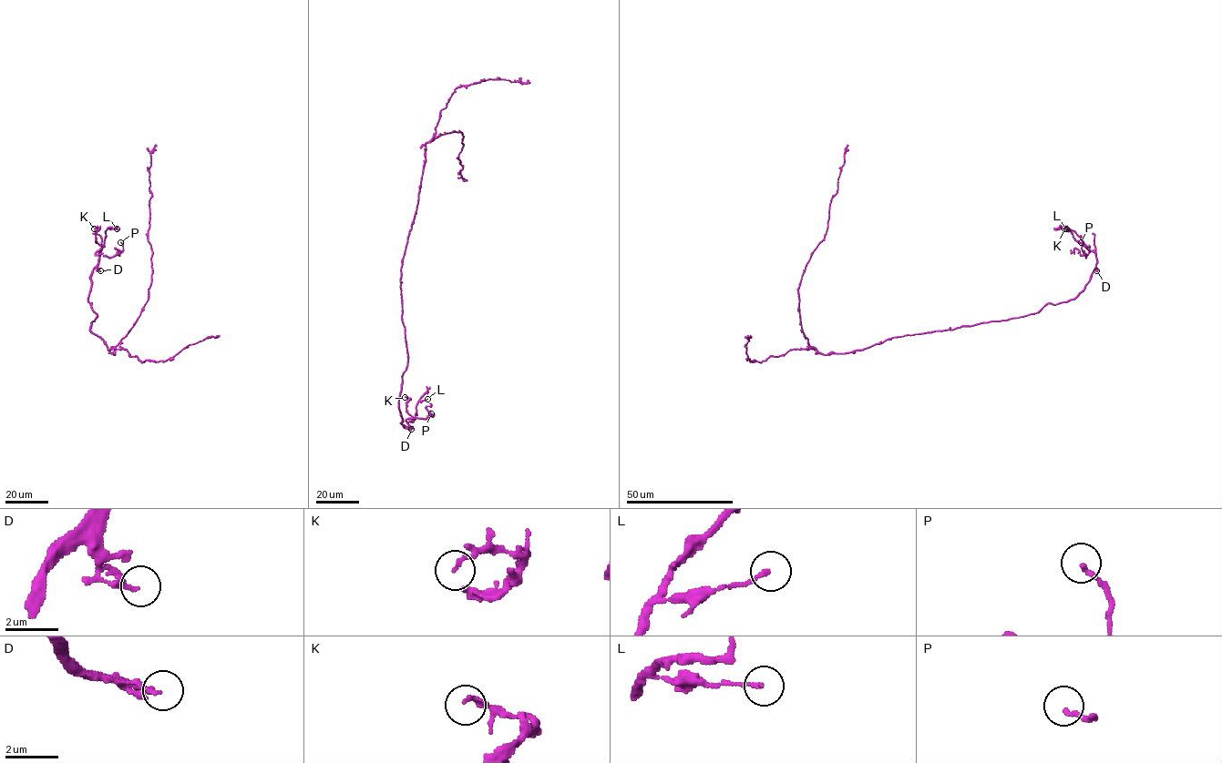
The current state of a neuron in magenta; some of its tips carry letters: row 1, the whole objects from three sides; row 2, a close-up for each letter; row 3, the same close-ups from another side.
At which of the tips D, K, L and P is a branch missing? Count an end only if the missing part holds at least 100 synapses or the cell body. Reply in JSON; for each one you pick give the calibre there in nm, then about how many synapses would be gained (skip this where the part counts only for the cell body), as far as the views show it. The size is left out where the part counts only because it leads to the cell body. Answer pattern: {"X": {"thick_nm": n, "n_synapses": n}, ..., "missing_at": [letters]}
{"missing_at": []}

